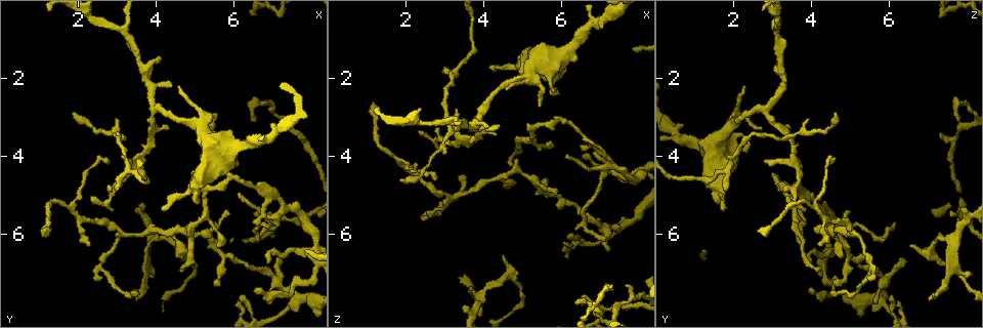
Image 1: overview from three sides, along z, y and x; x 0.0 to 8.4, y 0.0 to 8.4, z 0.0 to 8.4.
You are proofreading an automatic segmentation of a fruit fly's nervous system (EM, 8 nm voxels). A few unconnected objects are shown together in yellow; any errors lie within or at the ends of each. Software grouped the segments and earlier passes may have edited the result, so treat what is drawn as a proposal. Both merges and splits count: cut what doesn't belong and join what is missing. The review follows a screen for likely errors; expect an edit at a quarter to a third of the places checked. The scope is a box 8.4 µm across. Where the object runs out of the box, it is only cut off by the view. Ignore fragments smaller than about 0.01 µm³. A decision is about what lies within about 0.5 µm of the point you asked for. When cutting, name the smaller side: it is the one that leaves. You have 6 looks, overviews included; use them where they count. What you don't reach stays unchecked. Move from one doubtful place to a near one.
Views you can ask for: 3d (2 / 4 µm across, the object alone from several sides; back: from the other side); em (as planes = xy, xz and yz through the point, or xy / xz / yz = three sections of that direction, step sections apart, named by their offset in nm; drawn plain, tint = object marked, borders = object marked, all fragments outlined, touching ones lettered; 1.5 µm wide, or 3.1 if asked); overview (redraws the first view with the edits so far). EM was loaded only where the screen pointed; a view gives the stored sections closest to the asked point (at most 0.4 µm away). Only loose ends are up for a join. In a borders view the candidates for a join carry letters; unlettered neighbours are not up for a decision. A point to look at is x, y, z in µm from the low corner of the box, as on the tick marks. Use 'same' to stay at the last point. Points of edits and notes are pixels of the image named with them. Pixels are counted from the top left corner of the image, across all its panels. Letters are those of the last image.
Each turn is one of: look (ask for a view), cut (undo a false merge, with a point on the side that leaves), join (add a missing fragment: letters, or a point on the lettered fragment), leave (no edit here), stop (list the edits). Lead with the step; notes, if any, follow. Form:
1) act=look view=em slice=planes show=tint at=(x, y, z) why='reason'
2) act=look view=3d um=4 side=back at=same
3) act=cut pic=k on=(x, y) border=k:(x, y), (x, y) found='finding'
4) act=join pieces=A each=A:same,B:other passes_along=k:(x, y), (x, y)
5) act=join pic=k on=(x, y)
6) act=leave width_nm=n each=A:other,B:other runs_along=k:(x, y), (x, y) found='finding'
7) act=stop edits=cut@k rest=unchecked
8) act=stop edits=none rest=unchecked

act=look view=em slice=planes show=tint at=(7.45, 7.60, 5.85)

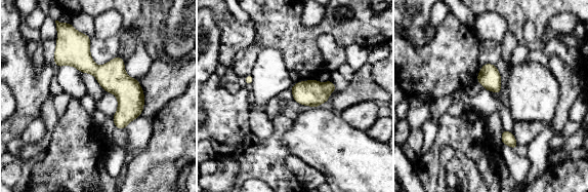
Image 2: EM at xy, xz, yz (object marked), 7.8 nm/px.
act=look view=em slice=planes show=borders at=same

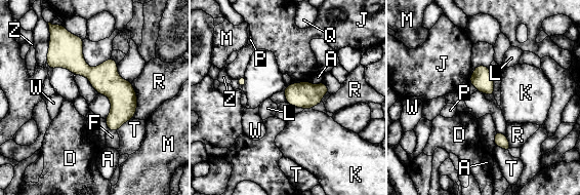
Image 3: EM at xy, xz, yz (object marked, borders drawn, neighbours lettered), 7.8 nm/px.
act=leave width_nm=160 each=A:other,D:other,F:other,J:other,K:other,L:other,M:other,P:other,Q:other,R:other,T:other,W:other,Z:other runs_along=3:(79, 45), (79, 63), (116, 96), (114, 128) found='one neuron here'

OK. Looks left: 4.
act=look view=em slice=planes show=borders at=(6.50, 5.80, 3.85) why='thin end'

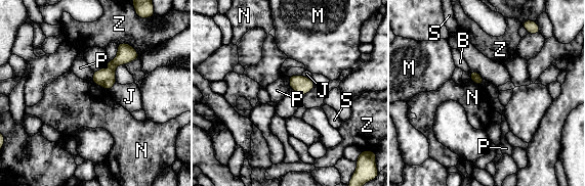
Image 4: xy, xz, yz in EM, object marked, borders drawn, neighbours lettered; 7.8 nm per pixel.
act=leave width_nm=80 each=B:other,J:other,M:other,N:other,P:other,S:other,Z:other border=4:(288, 77), (290, 87) found='no lettered fragment goes on from it'

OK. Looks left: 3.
act=look view=3d um=2 at=(1.20, 5.95, 2.65) why='thin end'

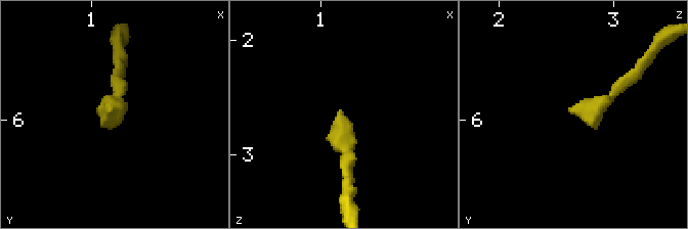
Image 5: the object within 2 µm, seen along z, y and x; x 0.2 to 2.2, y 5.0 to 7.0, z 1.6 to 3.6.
act=look view=em slice=yz step=8 show=borders at=(1.18, 5.92, 2.62)

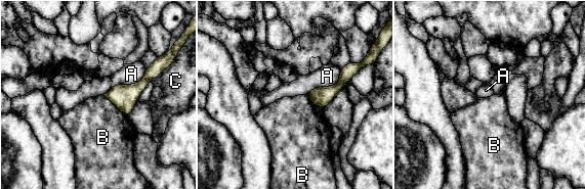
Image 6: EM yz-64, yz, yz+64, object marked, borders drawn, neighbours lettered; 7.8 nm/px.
act=leave each=A:other,B:other,C:other border=6:(101, 95), (107, 97), (127, 116) found='no lettered fragment goes on from it'

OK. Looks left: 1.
act=stop edits=none rest=unchecked

